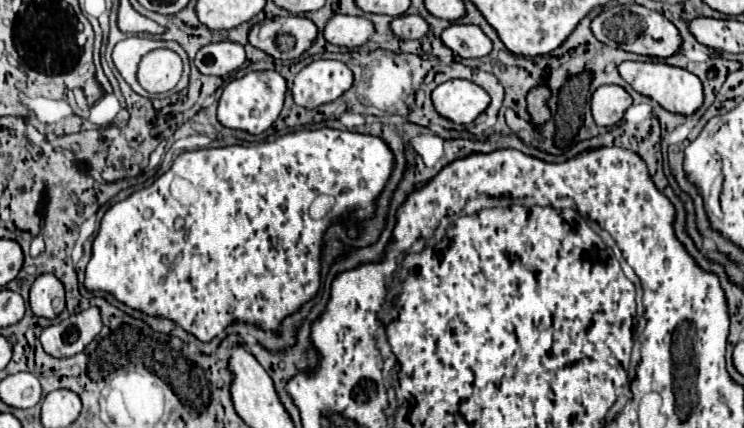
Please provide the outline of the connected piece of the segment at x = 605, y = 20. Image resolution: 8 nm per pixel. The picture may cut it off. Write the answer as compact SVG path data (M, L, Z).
M624 4L624 6L606 8L592 22L592 32L600 42L604 42L612 48L620 48L626 52L652 56L652 58L674 56L682 46L682 36L678 32L678 28L666 16L662 16L660 12L648 10L644 6L638 6L638 4Z

